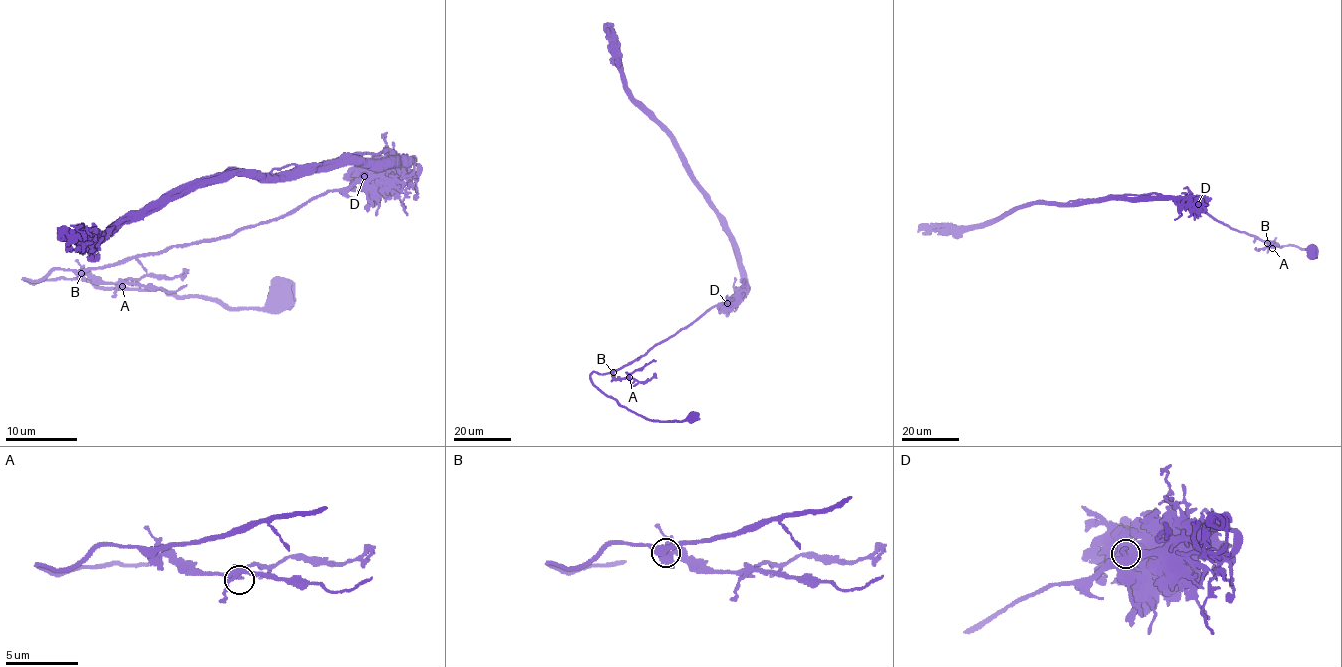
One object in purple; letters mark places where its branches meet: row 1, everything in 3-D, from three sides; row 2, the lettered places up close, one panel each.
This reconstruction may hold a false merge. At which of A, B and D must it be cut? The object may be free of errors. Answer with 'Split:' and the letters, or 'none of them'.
Split: D

